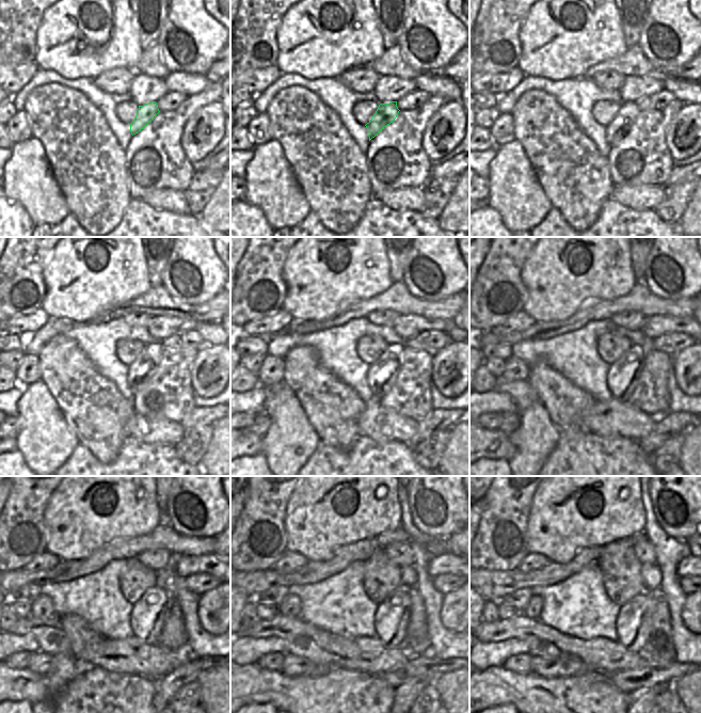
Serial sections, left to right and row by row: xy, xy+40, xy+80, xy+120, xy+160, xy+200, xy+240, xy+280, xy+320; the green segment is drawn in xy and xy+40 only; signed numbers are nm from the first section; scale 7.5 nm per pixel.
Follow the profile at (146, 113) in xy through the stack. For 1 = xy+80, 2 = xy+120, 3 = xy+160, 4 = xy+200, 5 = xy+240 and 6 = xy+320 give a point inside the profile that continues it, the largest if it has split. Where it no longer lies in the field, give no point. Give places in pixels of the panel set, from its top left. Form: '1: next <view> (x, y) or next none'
1: next xy+80 (627, 113)
2: next xy+120 (143, 367)
3: next xy+160 (380, 371)
4: next xy+200 (622, 370)
5: next xy+240 (155, 600)
6: next xy+320 (634, 622)

